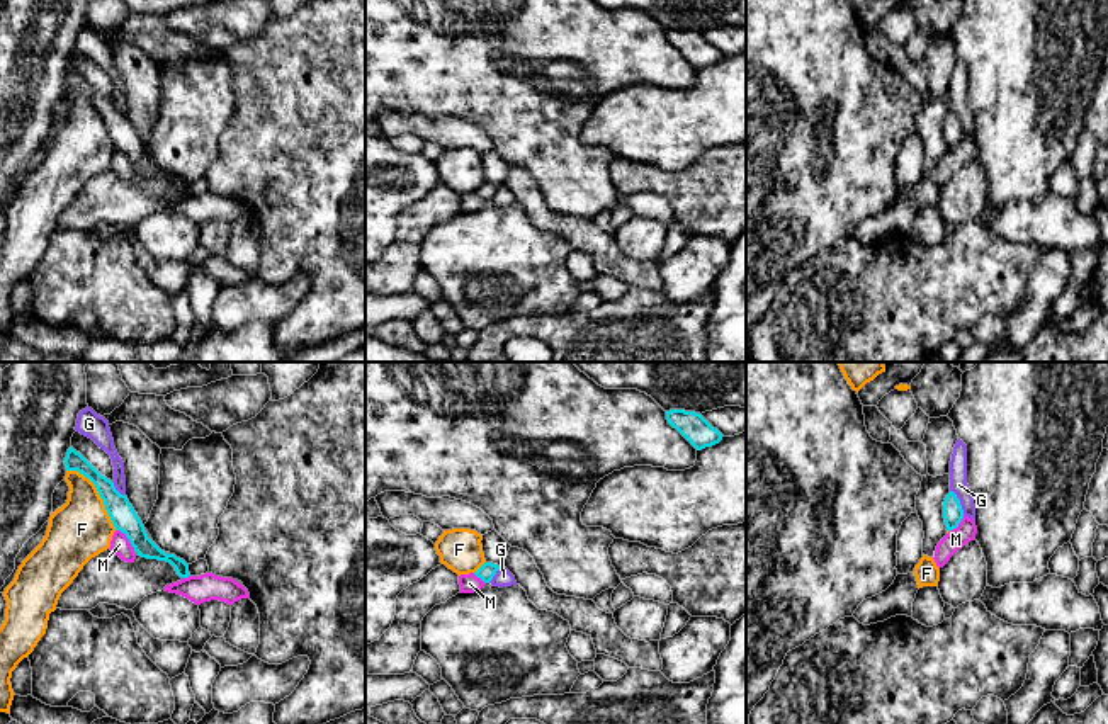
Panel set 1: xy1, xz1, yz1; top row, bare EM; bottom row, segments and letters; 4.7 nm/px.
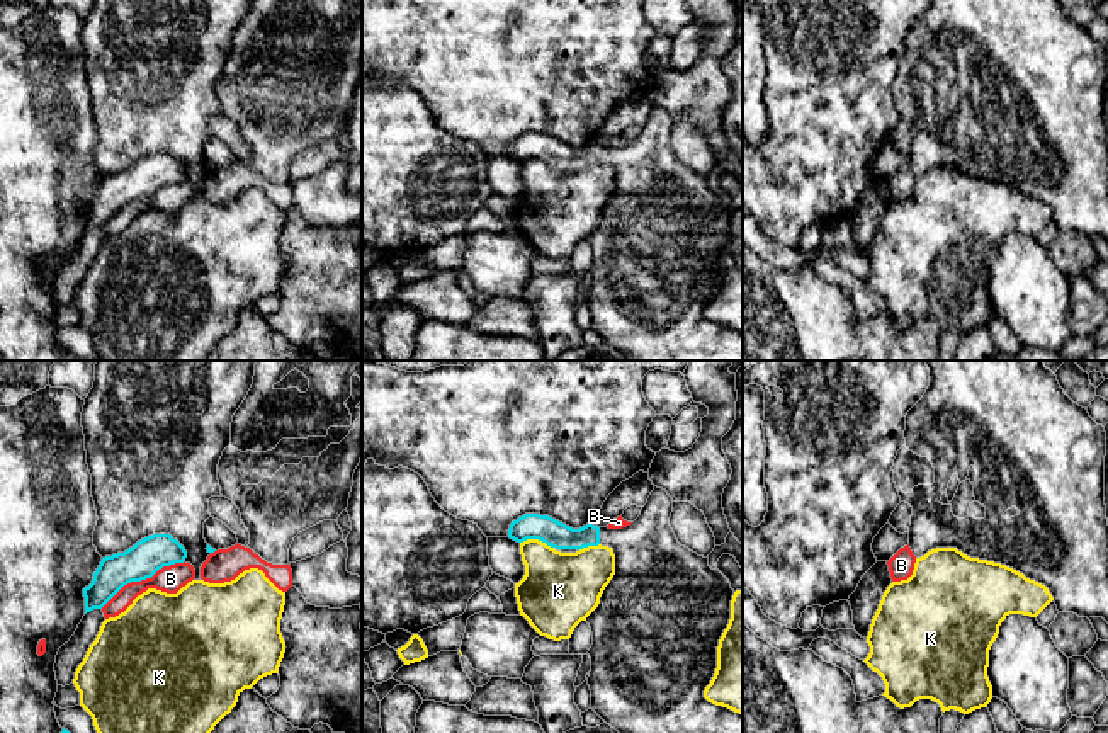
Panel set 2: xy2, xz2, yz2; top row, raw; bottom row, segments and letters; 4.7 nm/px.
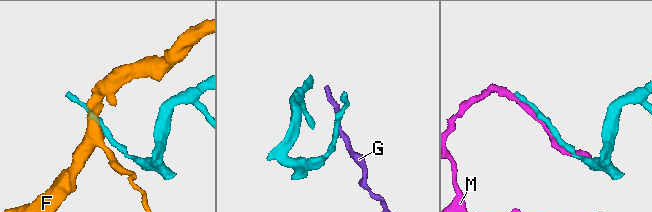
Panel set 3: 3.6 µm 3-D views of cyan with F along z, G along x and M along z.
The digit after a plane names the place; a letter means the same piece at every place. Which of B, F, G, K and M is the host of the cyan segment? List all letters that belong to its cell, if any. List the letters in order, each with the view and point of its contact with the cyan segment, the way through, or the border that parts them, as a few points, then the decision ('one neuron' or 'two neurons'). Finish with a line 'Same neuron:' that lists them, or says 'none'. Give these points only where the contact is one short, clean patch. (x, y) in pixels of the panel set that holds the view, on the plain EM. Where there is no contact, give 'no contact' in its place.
B: meets cyan in xy2 at (141, 198); two neurons
F: meets cyan in xy1 at (99, 113); border along xy1 (67, 89), (77, 89), (94, 104), (116, 148); two neurons
G: meets cyan in yz1 at (959, 121); border along yz1 (950, 109), (964, 133); two neurons
K: meets cyan in xz2 at (537, 157); two neurons
M: meets cyan in xy1 at (128, 157); two neurons
Same neuron: none

